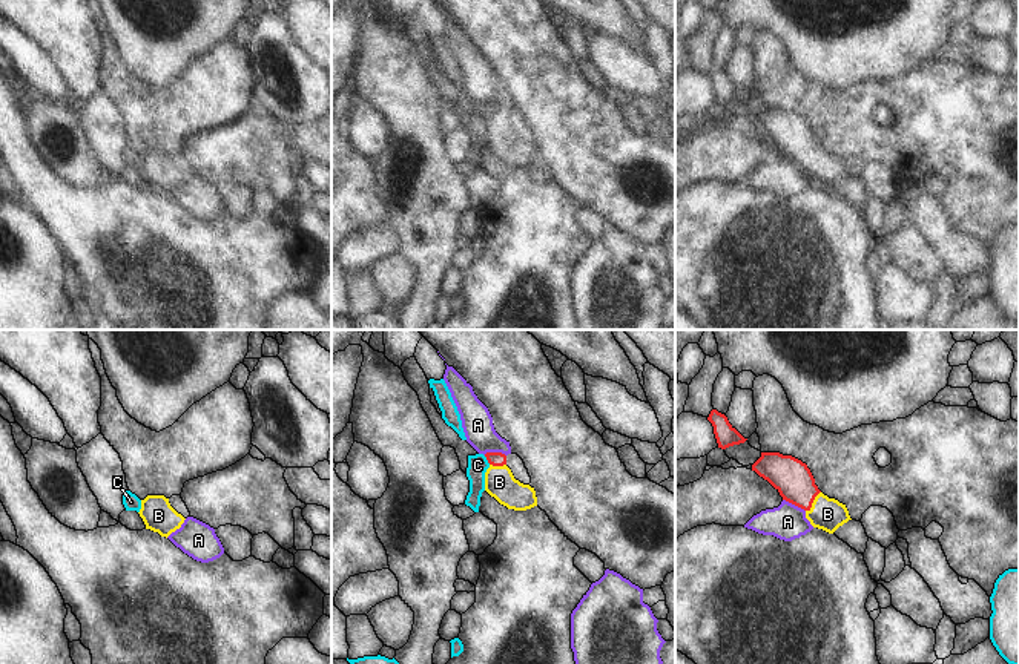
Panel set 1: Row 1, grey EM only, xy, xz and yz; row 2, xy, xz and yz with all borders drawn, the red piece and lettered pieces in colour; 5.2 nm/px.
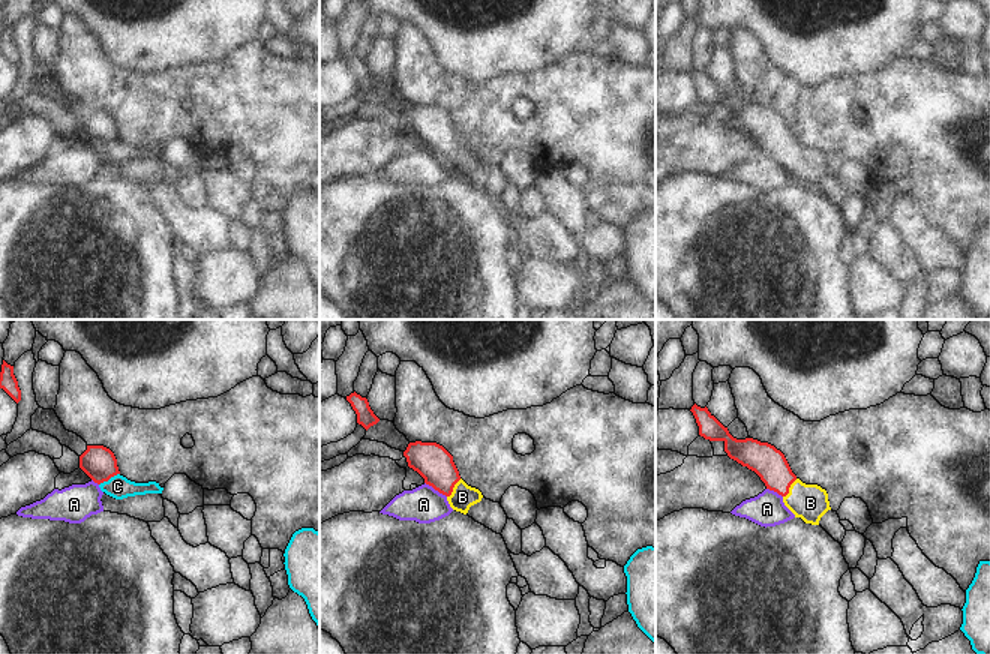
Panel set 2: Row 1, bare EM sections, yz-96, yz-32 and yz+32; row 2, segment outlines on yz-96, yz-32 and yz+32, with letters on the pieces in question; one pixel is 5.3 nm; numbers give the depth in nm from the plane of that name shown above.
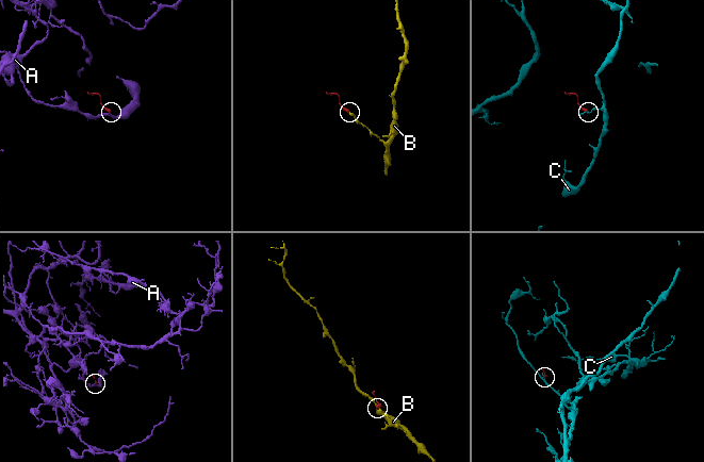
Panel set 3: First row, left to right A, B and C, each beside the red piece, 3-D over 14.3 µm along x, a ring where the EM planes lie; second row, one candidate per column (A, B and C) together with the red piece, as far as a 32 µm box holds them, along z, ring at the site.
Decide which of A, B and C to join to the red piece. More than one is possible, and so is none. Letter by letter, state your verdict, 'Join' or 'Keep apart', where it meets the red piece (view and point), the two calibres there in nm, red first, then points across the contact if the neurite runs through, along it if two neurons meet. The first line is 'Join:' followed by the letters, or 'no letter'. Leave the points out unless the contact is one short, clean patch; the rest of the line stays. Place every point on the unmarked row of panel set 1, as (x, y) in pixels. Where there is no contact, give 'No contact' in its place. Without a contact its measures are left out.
Join: B
A: Keep apart. Touches red at yz (794, 160). Thickness 200 nm (red) against 190 nm. Boundary: yz (783, 155), (804, 167)
B: Join. Touches red at yz (812, 158). Thickness 200 nm (red) against 170 nm. Path across: yz (794, 137), (812, 158), (827, 170)
C: Keep apart. Touches red at xz (487, 115). Thickness 80 nm (red) against 110 nm. Boundary: xz (484, 112), (490, 120)

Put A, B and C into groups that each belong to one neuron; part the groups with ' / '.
A / B / C

